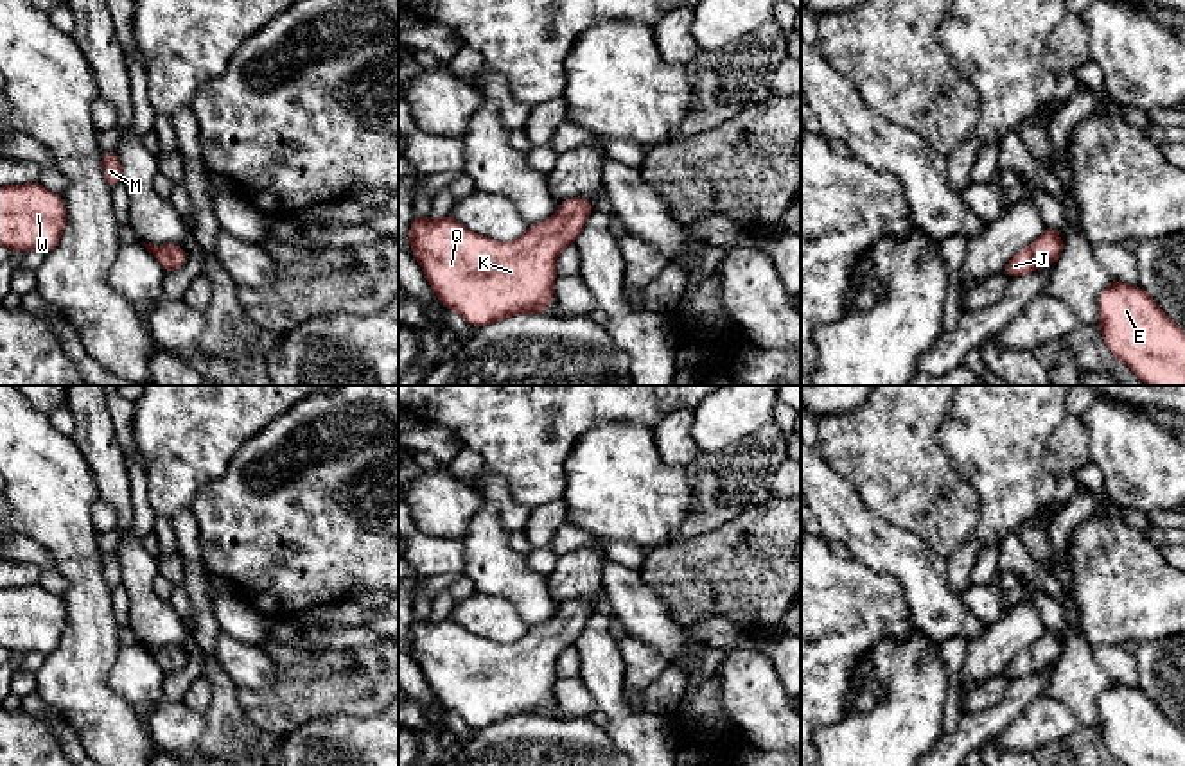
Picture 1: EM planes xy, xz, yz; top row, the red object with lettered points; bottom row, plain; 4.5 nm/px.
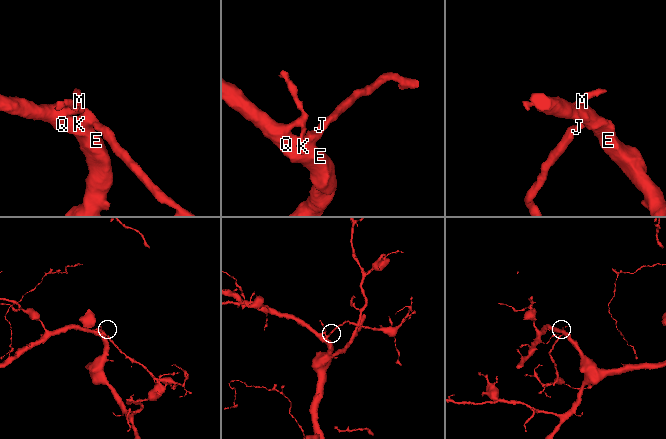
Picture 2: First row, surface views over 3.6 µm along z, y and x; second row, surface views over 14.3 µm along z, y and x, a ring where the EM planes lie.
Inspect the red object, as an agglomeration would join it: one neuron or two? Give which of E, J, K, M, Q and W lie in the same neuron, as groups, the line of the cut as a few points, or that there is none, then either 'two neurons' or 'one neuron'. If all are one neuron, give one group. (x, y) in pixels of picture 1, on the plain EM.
E J K M Q W; no cut; one neuron

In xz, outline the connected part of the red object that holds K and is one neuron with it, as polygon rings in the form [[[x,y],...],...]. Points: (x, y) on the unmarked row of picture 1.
[[[584,599],[566,601],[555,617],[528,628],[512,644],[497,644],[476,637],[451,615],[436,622],[431,622],[427,617],[413,619],[408,642],[442,707],[461,716],[470,728],[481,730],[515,716],[544,716],[555,701],[553,683],[558,678],[558,655],[576,644],[587,617],[594,610],[594,605]]]

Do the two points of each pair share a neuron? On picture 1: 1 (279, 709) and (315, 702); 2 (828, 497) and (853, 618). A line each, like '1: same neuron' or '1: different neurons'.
1: same neuron
2: different neurons

